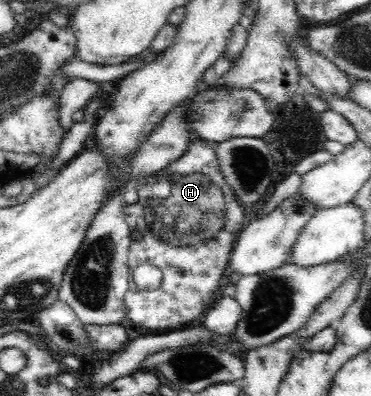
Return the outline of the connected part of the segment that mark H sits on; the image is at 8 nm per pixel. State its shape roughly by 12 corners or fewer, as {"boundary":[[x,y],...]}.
{"boundary":[[192,138],[123,206],[139,327],[178,331],[210,308],[244,208],[215,144]]}

